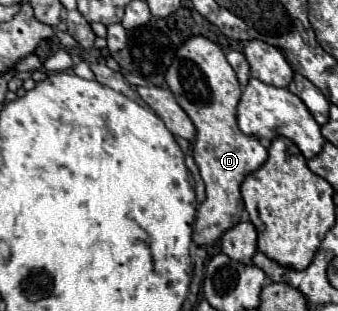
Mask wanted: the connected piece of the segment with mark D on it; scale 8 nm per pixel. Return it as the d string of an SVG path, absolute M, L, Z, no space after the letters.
M205 37L187 39L179 47L165 81L197 129L193 157L201 169L207 197L197 211L193 241L205 249L217 243L223 231L241 223L243 199L239 187L249 173L265 163L267 149L257 137L247 137L237 127L237 103L241 99L241 87L233 67L227 63L223 51L213 41Z

